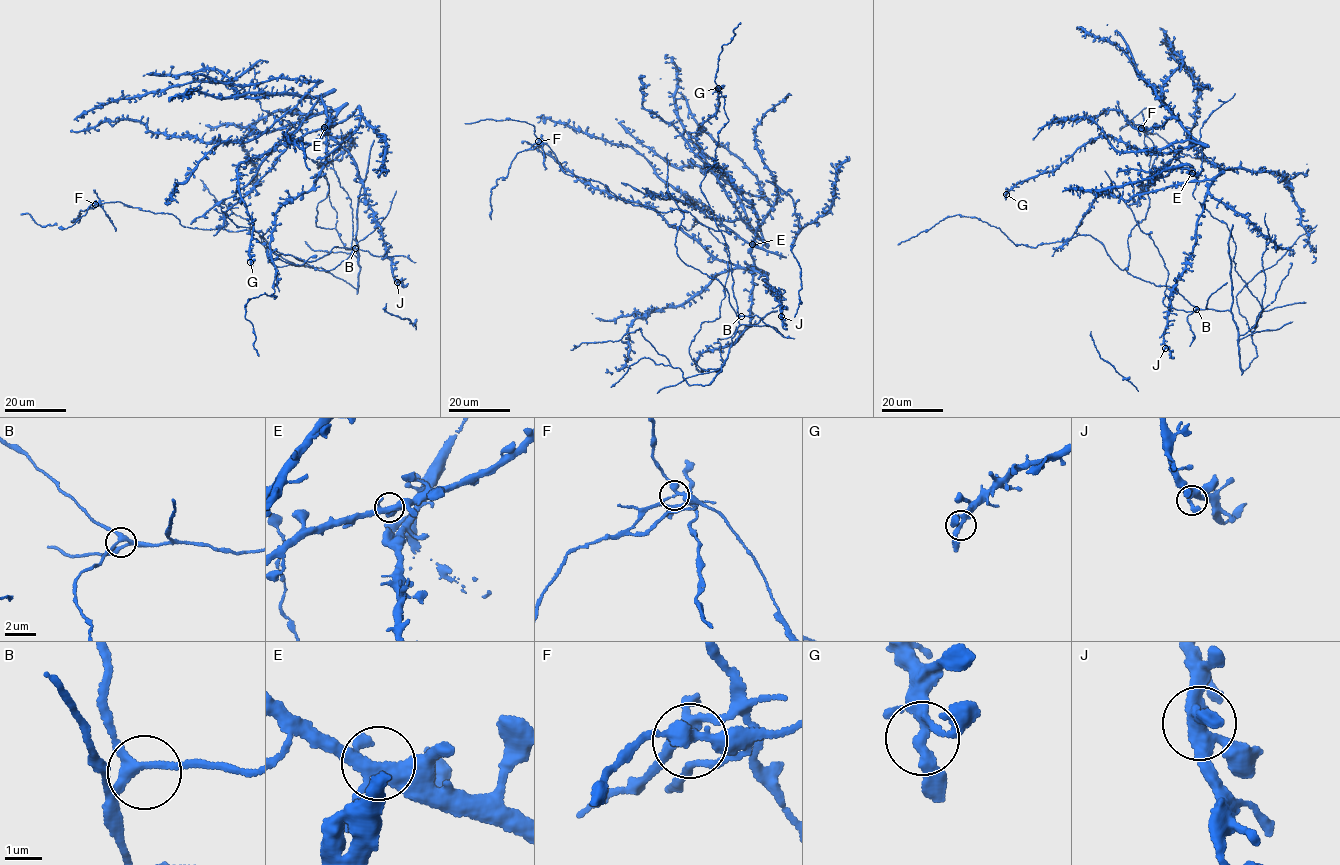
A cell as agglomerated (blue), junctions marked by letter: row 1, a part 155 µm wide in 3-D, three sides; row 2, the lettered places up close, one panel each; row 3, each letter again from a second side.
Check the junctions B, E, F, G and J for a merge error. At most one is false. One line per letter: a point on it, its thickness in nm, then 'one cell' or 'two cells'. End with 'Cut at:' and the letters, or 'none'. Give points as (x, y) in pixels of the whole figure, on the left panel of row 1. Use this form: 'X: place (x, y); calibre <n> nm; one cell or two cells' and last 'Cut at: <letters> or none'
B: place (355, 248); calibre 240 nm; one cell
E: place (324, 127); calibre 360 nm; one cell
F: place (95, 204); calibre 280 nm; two cells
G: place (250, 262); calibre 280 nm; one cell
J: place (397, 282); calibre 360 nm; one cell
Cut at: F

